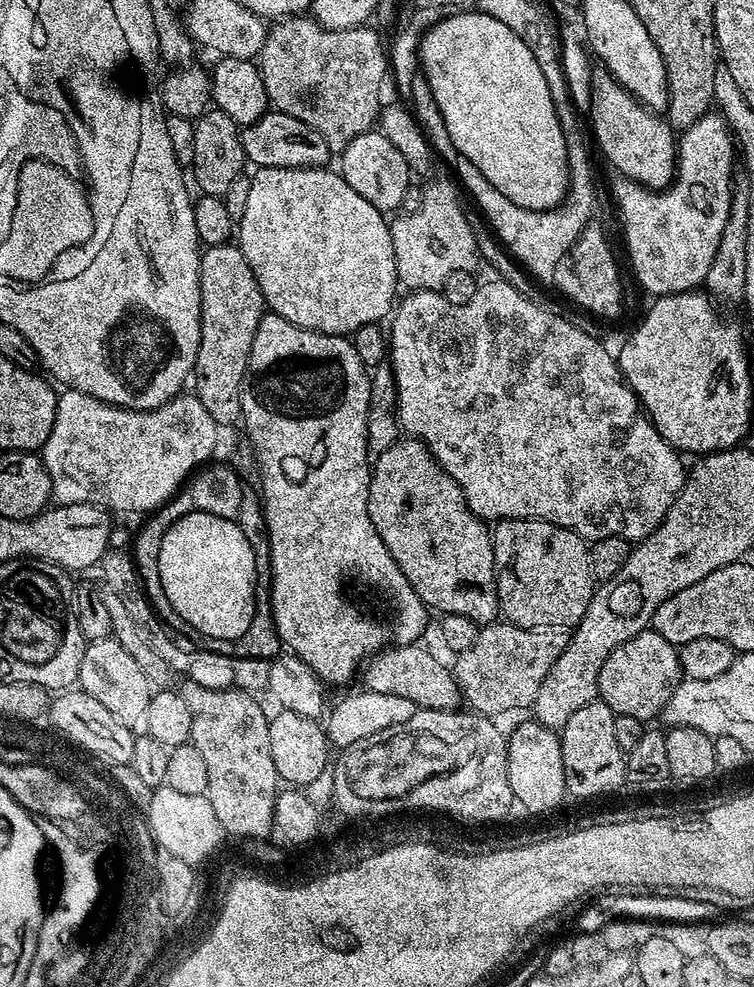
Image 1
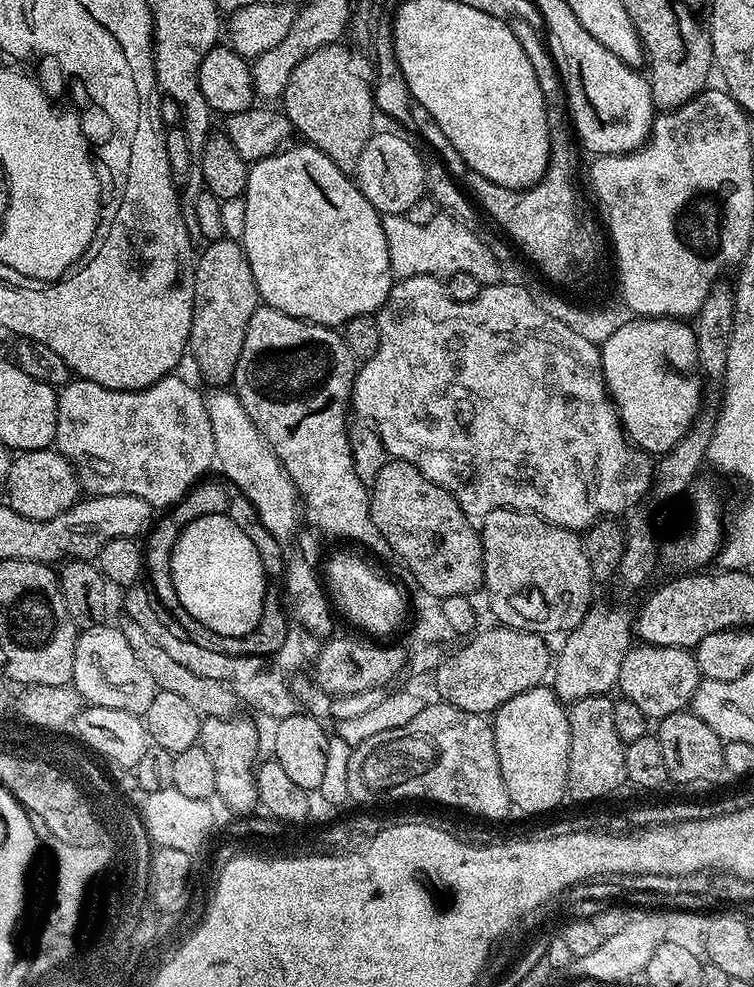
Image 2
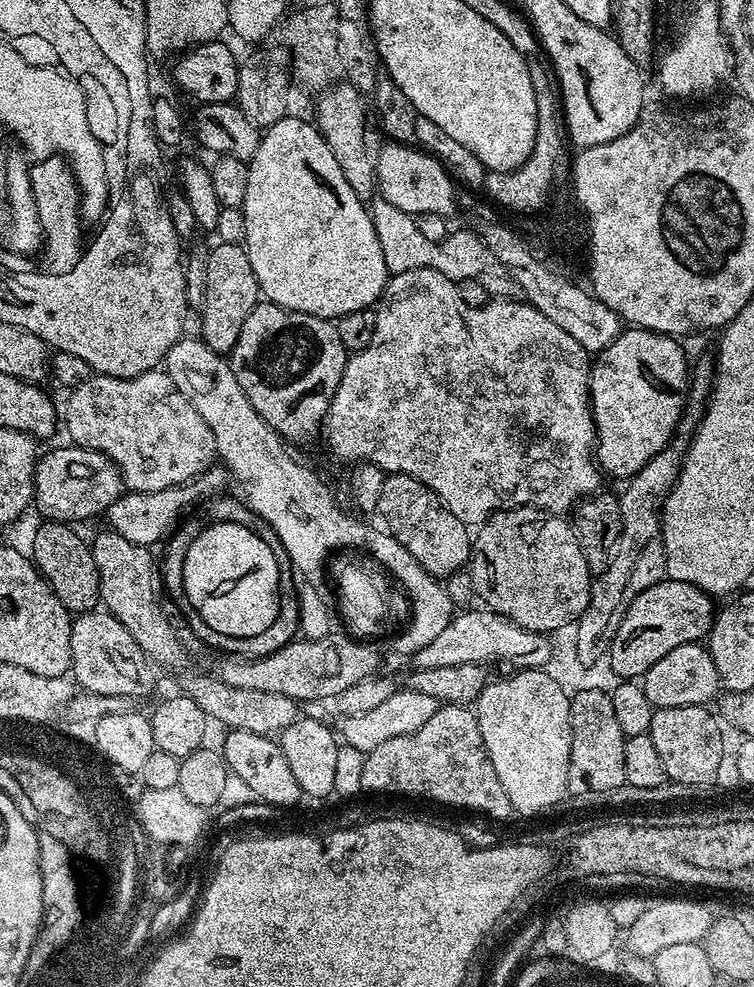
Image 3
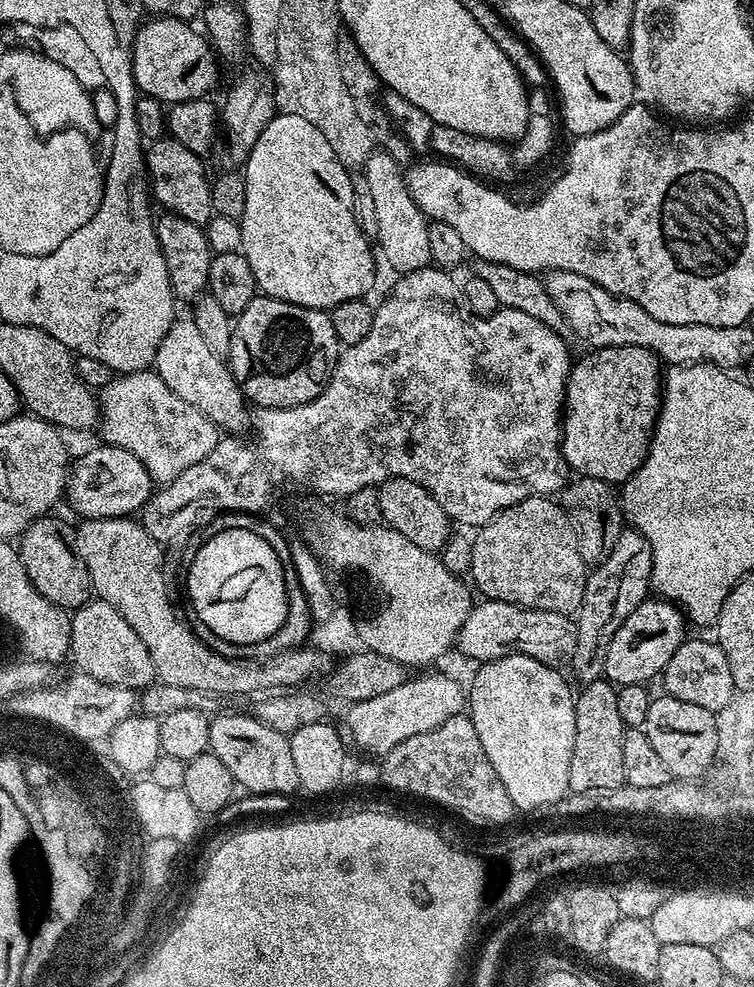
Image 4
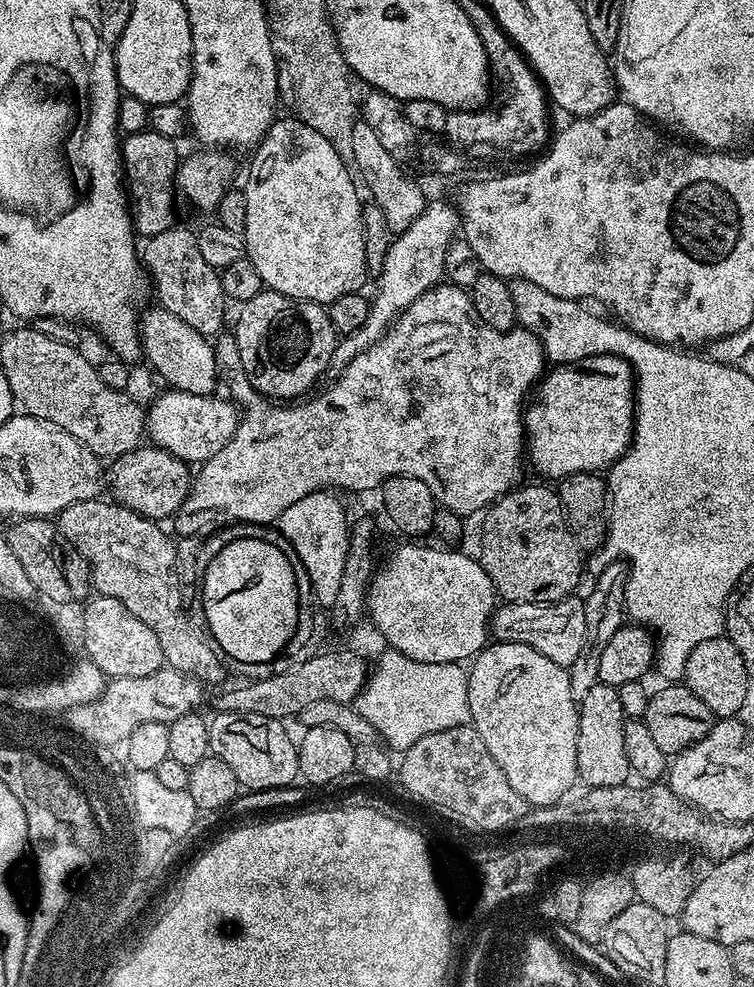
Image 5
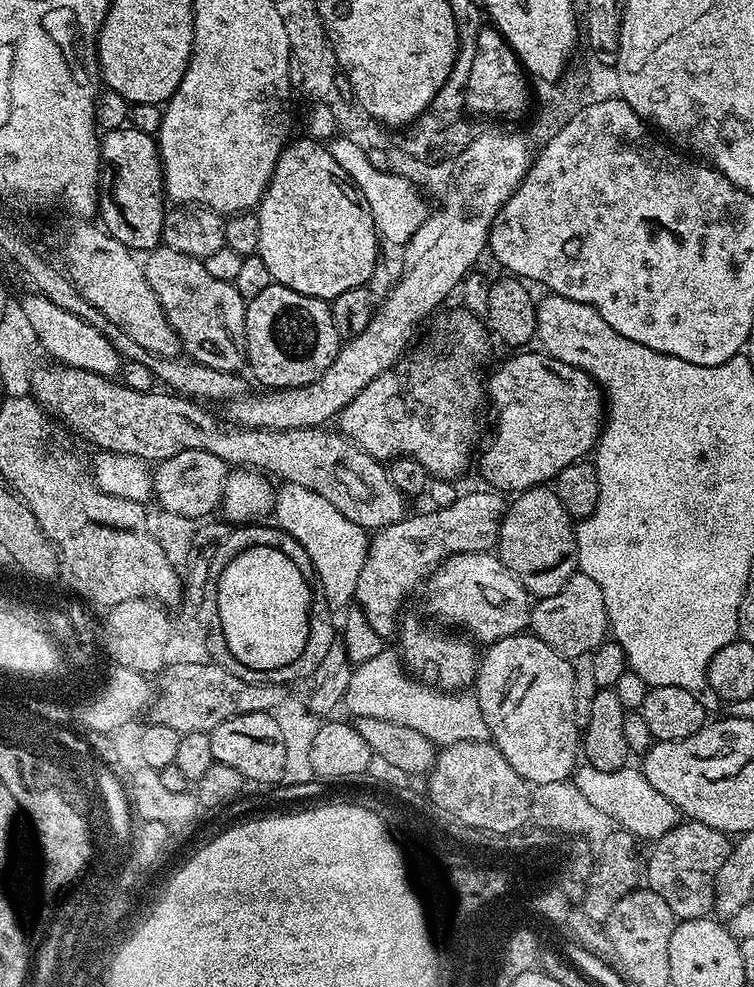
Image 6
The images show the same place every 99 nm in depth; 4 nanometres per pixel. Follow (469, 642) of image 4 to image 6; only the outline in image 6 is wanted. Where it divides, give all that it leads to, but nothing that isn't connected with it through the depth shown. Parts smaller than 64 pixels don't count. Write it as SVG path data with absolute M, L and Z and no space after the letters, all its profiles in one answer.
M577 572L567 580L567 586L558 594L543 597L531 607L529 627L533 635L568 659L573 660L583 653L593 651L605 641L609 629L608 612L601 588L592 578Z

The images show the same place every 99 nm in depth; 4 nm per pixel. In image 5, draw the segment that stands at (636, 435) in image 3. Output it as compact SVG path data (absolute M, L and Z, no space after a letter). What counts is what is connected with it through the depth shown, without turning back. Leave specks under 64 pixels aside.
M587 356L577 364L557 364L536 385L524 413L526 460L553 482L579 472L600 474L624 457L635 426L634 377L621 356Z

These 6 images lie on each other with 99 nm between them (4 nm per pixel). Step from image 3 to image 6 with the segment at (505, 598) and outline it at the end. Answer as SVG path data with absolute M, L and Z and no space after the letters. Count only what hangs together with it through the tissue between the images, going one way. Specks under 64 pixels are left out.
M551 487L528 488L507 505L500 541L495 546L500 560L518 578L529 597L558 594L578 572L574 521Z

